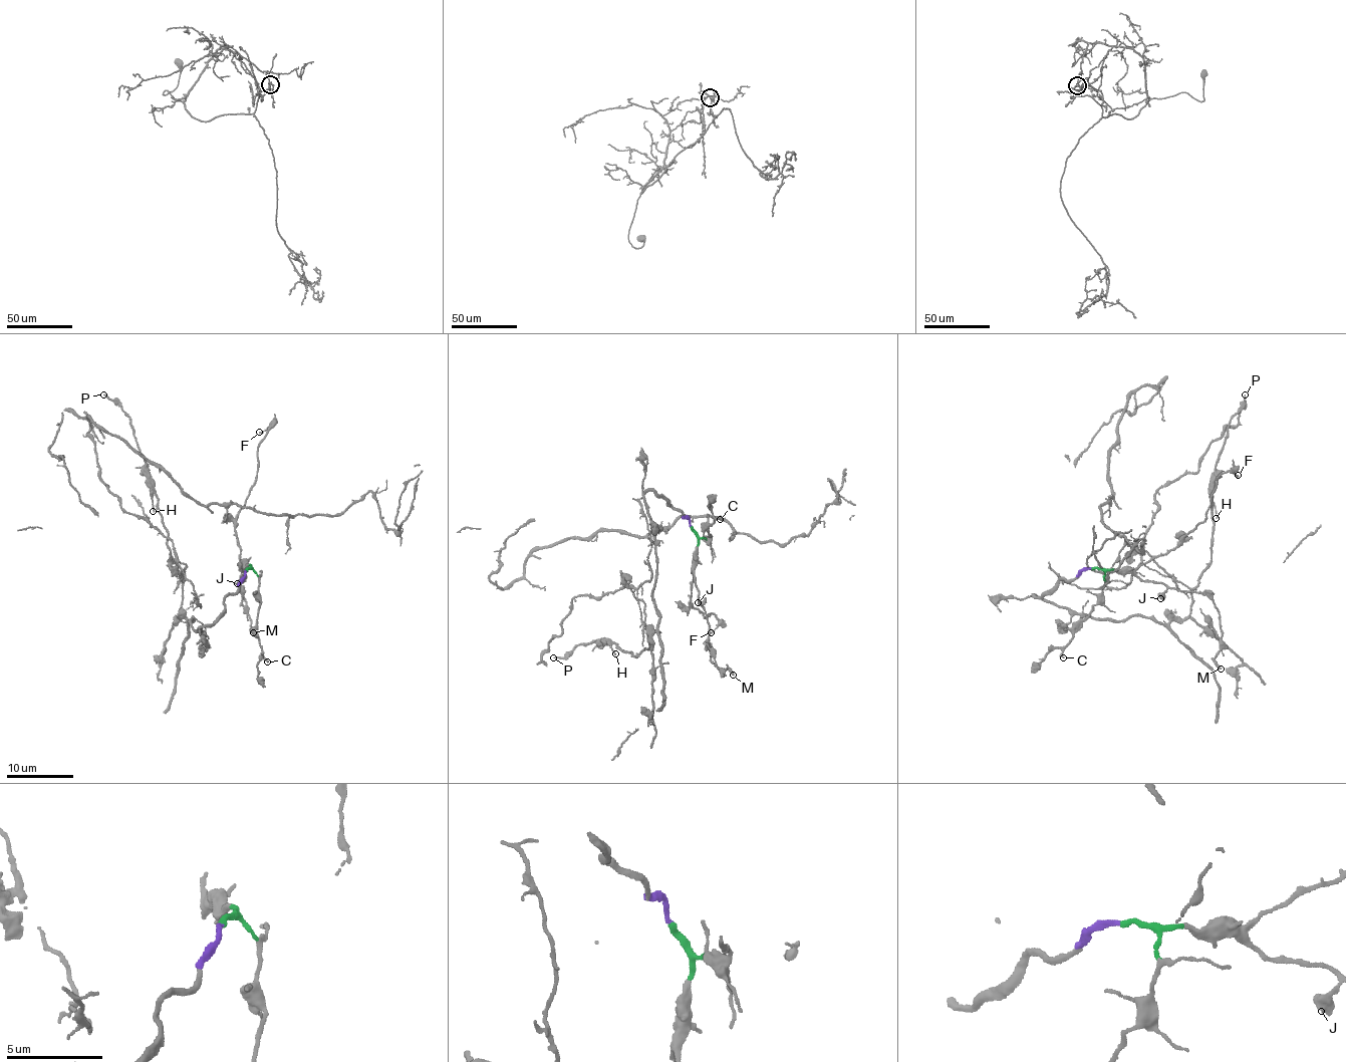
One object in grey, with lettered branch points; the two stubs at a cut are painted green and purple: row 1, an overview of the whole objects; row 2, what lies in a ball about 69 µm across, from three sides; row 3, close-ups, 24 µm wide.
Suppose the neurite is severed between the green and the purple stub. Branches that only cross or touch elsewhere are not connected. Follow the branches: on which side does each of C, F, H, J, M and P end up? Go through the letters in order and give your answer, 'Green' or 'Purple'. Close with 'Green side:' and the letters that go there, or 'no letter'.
C: Green
F: Green
H: Purple
J: Green
M: Green
P: Purple
Green side: C, F, J, M

